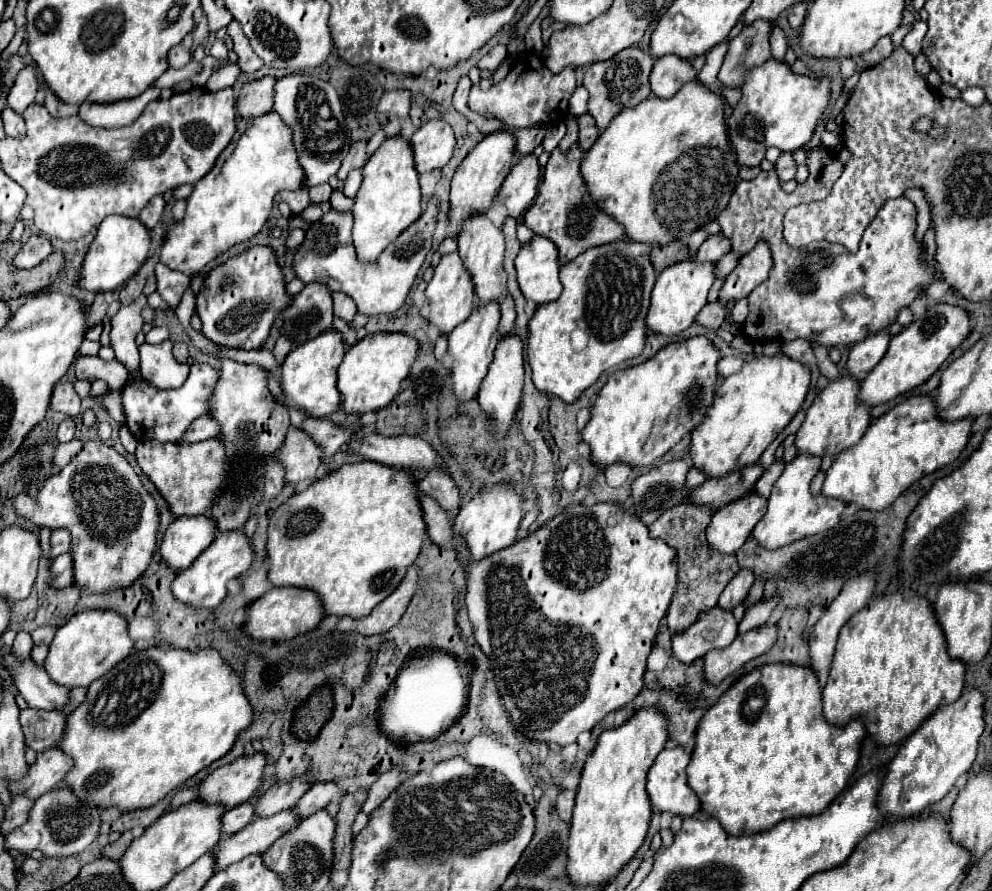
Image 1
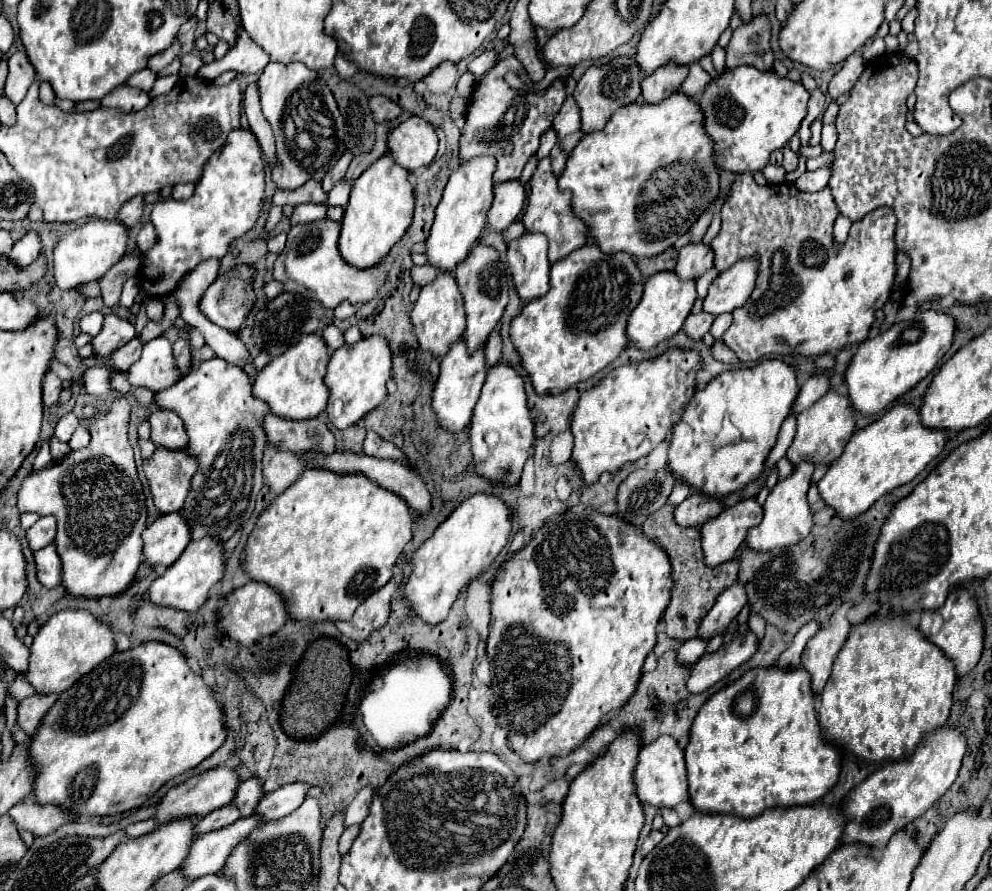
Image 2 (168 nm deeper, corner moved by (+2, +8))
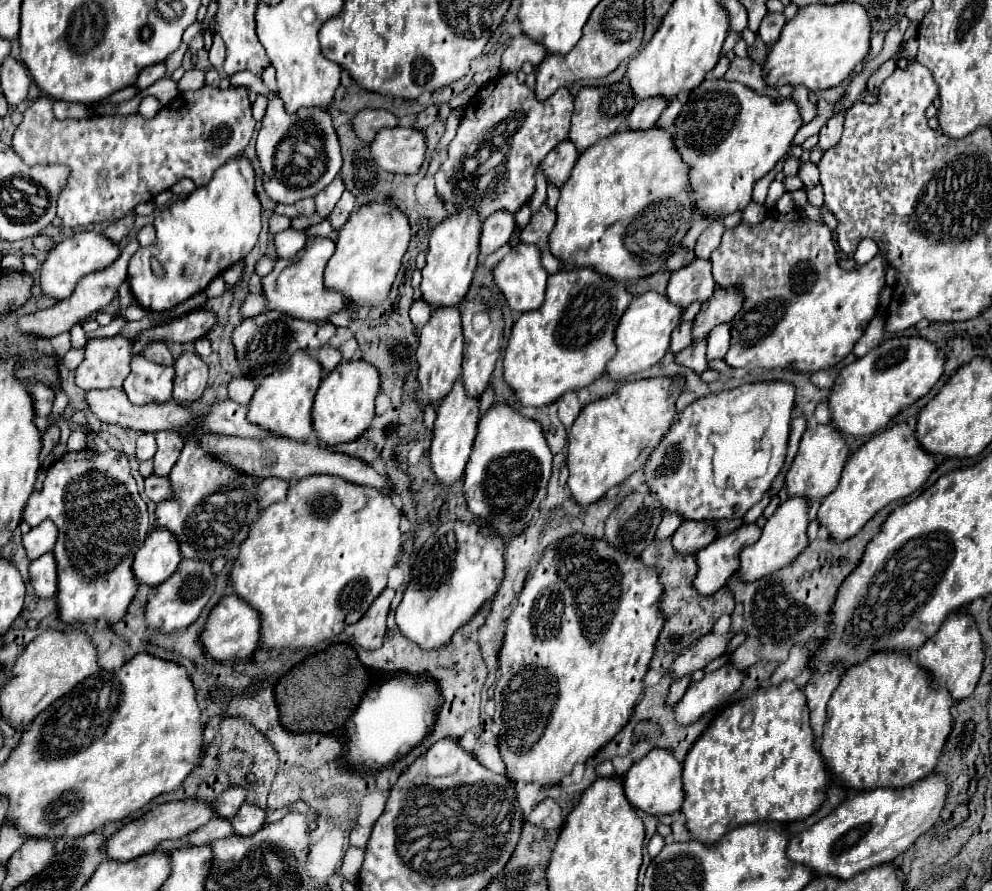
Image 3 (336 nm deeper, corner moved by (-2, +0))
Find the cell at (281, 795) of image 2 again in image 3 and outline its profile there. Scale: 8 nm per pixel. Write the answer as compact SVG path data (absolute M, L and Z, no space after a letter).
M244 803L236 813L236 817L232 817L232 827L236 829L238 835L252 835L264 825L266 825L266 809L250 803Z

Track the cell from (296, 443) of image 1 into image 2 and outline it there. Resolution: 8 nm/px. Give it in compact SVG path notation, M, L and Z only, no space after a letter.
M274 447L264 449L264 459L262 459L262 473L266 479L266 485L274 493L286 491L292 481L300 477L304 471L304 463L300 463L300 457L296 453L288 451L276 451Z

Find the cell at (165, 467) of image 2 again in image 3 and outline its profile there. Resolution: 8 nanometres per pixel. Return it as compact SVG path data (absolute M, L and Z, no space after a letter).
M152 473L150 477L146 477L144 489L146 489L146 495L148 495L152 501L156 501L156 503L166 501L166 499L170 499L170 497L174 495L172 485L170 485L170 479L168 479L168 477L160 477L160 475L156 475L156 473Z

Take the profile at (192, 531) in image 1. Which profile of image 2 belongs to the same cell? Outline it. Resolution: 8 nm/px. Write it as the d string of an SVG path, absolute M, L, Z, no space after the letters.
M180 513L160 515L142 533L144 539L144 563L152 569L170 567L190 543L188 525Z

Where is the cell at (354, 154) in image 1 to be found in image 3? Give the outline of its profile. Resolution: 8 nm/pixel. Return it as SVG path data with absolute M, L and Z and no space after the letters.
M338 175L336 181L332 181L332 185L328 185L326 189L322 189L318 195L316 195L316 213L322 215L322 217L328 217L328 213L332 213L336 201L340 199L344 191L344 181L342 177Z

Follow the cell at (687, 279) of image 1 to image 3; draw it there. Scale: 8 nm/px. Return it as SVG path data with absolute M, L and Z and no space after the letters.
M648 291L638 295L632 301L632 307L626 309L624 317L620 319L620 325L616 329L616 355L612 357L612 361L606 367L606 373L616 379L622 381L626 375L630 373L638 373L644 369L650 369L652 365L656 365L668 351L670 347L670 335L672 331L680 325L684 309L676 303L672 303L666 295L660 295L656 291Z

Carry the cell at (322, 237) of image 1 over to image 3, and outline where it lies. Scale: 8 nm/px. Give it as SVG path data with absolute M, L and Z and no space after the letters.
M314 237L284 267L282 267L282 259L278 259L274 271L262 279L262 289L264 289L264 297L268 301L268 309L276 309L276 311L288 313L292 317L308 319L308 321L310 319L326 321L330 315L346 309L350 305L348 297L344 293L328 289L324 285L324 269L326 269L326 263L330 261L330 257L334 255L334 245L336 243L332 239Z

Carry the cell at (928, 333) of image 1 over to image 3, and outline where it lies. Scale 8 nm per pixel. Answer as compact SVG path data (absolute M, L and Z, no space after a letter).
M920 335L892 337L838 373L834 391L828 399L832 423L844 435L874 435L882 431L888 421L900 413L900 409L924 397L942 373L944 357L940 357L936 343Z

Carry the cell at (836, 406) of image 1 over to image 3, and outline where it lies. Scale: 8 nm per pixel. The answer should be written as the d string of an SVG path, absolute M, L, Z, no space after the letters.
M832 423L808 427L800 439L800 449L794 457L794 463L786 473L788 495L808 497L810 501L826 497L832 489L836 489L840 481L840 473L848 461L848 455L850 455L850 449L844 441L844 435Z

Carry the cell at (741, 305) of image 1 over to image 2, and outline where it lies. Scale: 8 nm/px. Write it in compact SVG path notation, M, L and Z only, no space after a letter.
M730 313L718 315L718 317L714 319L712 327L710 327L710 333L714 335L714 339L720 339L720 337L728 331L728 327L730 327L730 325L732 325L732 315L730 315Z

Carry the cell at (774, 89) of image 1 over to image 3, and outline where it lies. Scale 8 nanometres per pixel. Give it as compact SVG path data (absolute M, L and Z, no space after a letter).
M726 79L702 81L702 85L688 95L684 109L676 119L676 133L674 133L674 141L682 159L692 167L690 185L696 207L708 215L728 215L744 209L752 199L754 183L762 179L770 169L774 169L774 165L788 153L792 139L800 127L802 127L802 115L792 99L772 99L736 81Z

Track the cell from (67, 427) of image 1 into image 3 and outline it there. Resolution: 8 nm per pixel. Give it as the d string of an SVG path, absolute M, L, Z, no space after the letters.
M74 429L68 439L68 451L82 451L86 447L86 431Z

